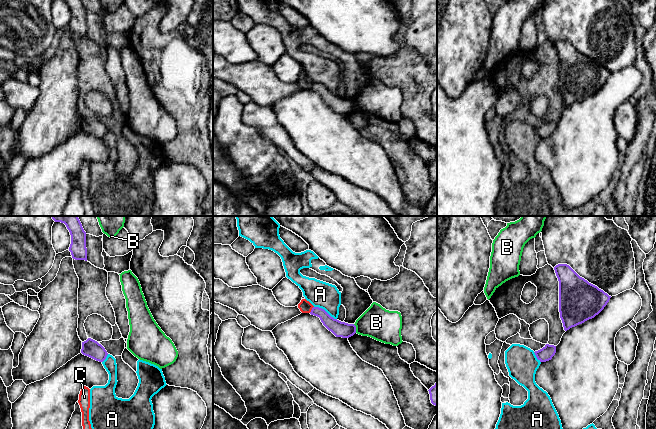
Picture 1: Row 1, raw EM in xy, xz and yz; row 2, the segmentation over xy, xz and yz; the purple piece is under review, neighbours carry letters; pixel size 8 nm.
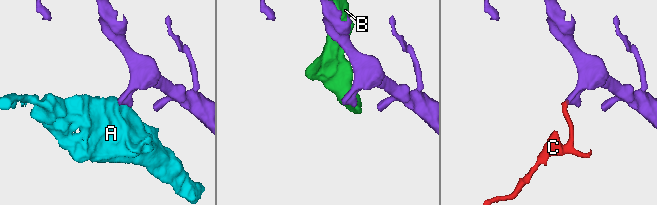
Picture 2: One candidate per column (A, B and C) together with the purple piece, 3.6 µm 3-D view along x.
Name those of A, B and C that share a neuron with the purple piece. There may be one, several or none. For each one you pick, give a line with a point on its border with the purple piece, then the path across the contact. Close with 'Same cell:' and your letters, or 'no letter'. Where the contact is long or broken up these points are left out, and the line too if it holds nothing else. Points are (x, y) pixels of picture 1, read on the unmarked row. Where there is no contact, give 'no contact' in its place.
Same cell: no letter

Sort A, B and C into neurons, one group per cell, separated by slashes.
A / B / C

